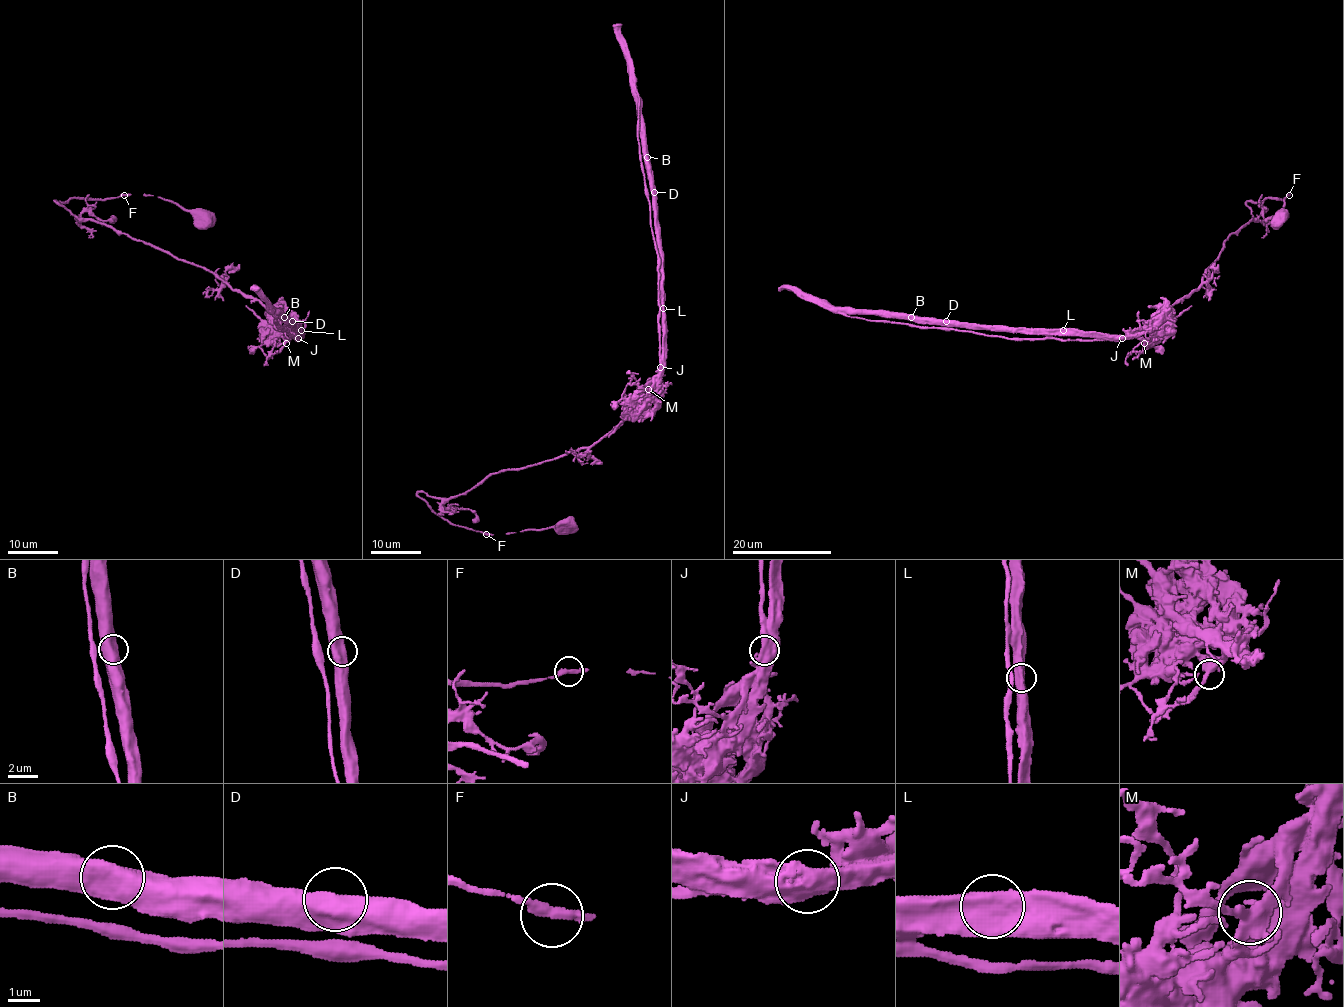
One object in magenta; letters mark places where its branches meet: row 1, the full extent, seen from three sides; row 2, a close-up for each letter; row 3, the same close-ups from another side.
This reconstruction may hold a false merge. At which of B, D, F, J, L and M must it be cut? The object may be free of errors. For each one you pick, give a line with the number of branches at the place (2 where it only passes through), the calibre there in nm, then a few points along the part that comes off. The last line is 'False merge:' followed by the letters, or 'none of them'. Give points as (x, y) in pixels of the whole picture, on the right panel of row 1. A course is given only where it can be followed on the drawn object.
J: 2 | 700 nm | (1121, 338), (991, 330), (852, 313), (848, 309), (816, 303), (785, 287), (778, 289)
False merge: J

